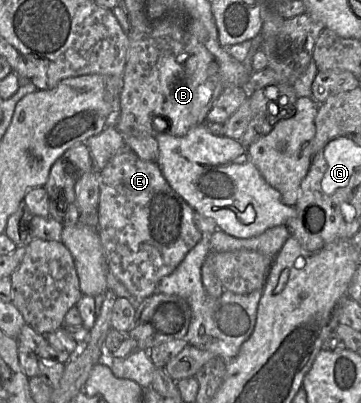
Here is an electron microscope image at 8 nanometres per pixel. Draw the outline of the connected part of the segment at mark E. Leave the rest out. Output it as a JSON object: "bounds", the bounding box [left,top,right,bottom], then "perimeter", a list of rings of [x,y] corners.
{"bounds":[98,148,202,303],"perimeter":[[[130,148],[115,154],[99,172],[98,233],[109,272],[141,303],[156,291],[161,279],[181,263],[202,238],[194,221],[193,208],[168,184],[158,163],[139,158]]]}

